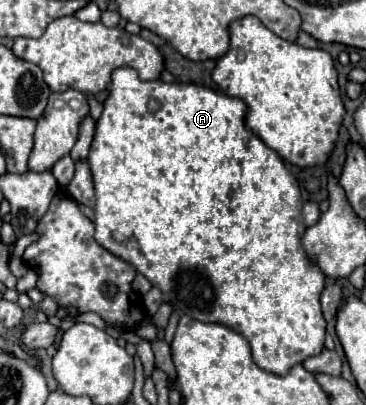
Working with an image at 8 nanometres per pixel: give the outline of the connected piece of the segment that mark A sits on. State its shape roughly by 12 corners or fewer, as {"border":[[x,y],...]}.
{"border":[[116,68],[96,242],[286,374],[300,186],[240,98]]}

